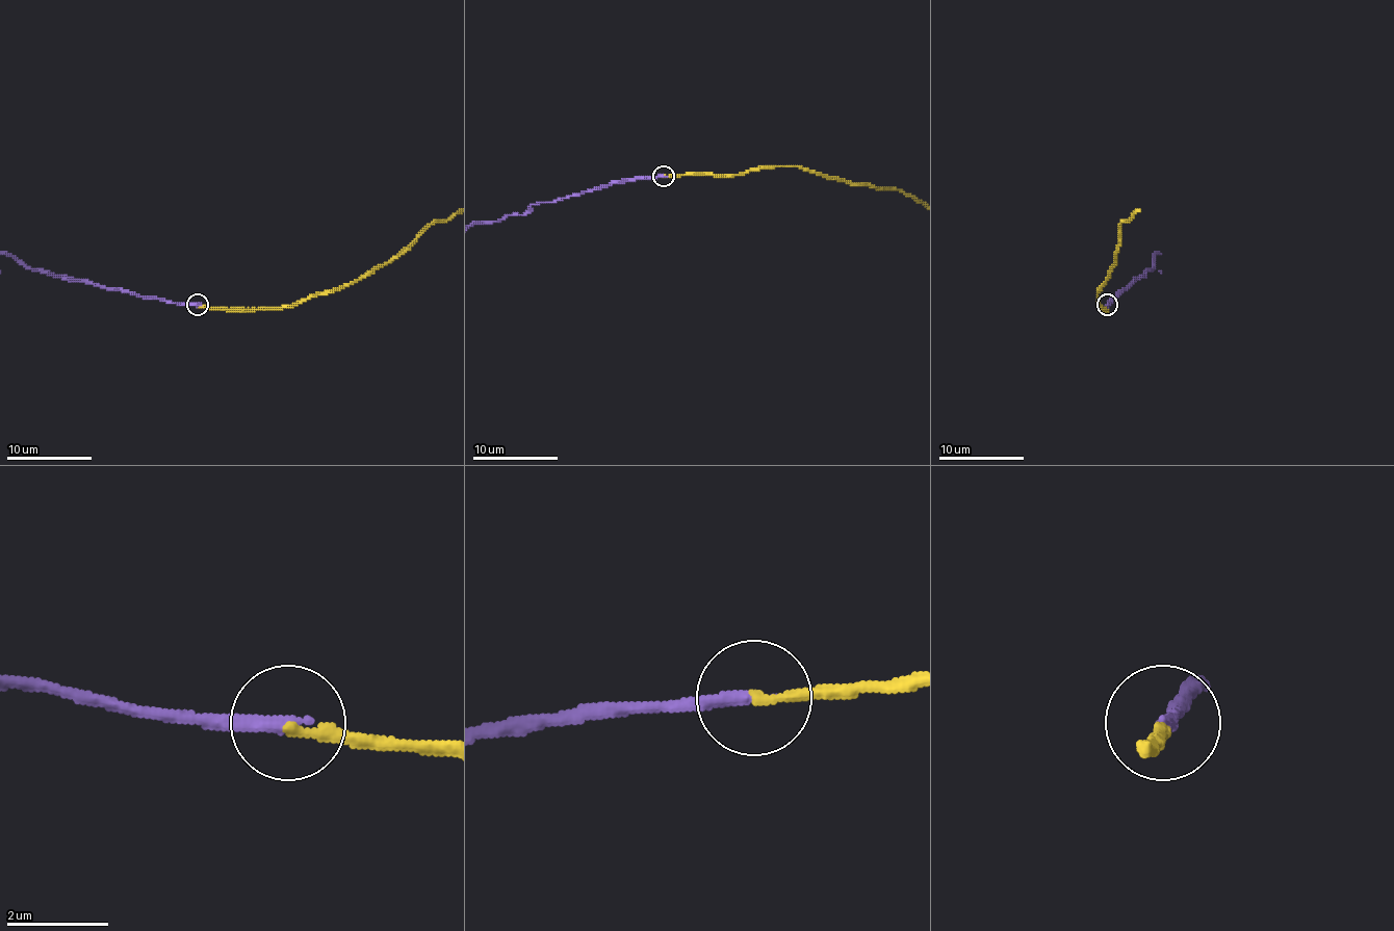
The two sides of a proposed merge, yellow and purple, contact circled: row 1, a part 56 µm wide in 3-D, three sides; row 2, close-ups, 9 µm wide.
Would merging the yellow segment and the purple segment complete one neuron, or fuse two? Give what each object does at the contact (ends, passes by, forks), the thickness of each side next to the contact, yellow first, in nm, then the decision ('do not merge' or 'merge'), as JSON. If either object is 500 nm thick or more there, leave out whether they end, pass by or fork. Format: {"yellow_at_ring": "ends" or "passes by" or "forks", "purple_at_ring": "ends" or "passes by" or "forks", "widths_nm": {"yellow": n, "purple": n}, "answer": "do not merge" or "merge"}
{"yellow_at_ring": "ends", "purple_at_ring": "ends", "widths_nm": {"yellow": 220, "purple": 300}, "answer": "merge"}

